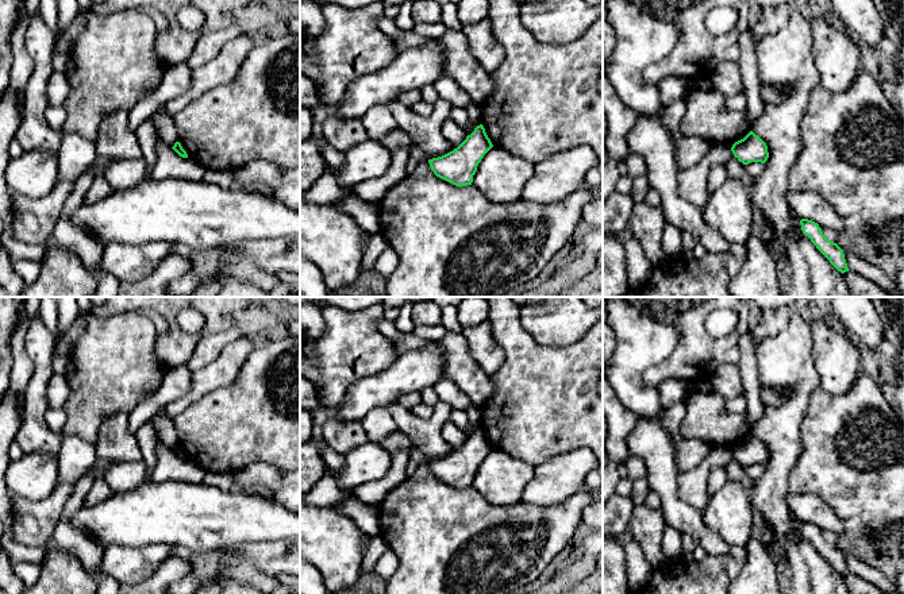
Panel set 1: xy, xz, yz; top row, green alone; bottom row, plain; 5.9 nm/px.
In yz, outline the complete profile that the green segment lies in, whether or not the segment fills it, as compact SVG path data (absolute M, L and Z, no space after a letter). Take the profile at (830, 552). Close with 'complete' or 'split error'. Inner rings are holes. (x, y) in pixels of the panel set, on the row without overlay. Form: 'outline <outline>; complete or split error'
outline M801 521L801 533L805 539L811 541L811 544L816 548L816 551L830 563L830 566L842 576L849 574L843 552L834 544L828 543L819 529L818 525Z; complete

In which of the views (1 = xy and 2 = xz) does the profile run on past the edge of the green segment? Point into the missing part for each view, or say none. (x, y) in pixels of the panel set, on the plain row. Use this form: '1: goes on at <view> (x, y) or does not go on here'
1: does not go on here
2: does not go on here

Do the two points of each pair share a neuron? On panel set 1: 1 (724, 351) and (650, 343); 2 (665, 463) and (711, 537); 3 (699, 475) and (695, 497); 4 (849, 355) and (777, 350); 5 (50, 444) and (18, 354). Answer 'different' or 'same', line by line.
1: different
2: same
3: same
4: different
5: different

